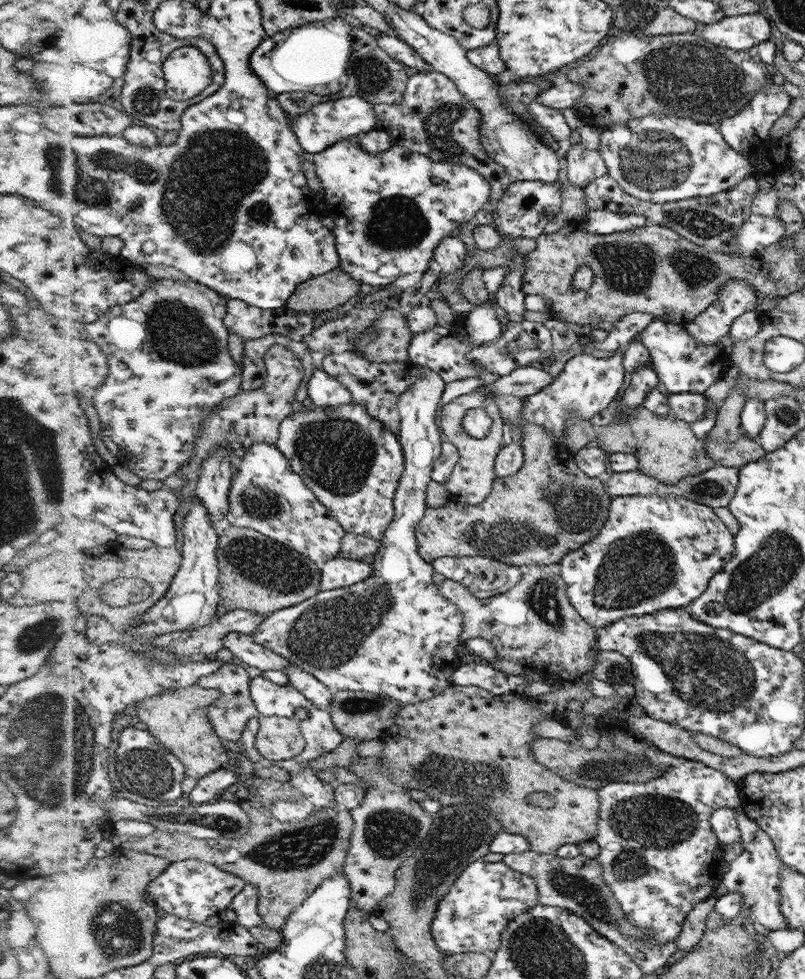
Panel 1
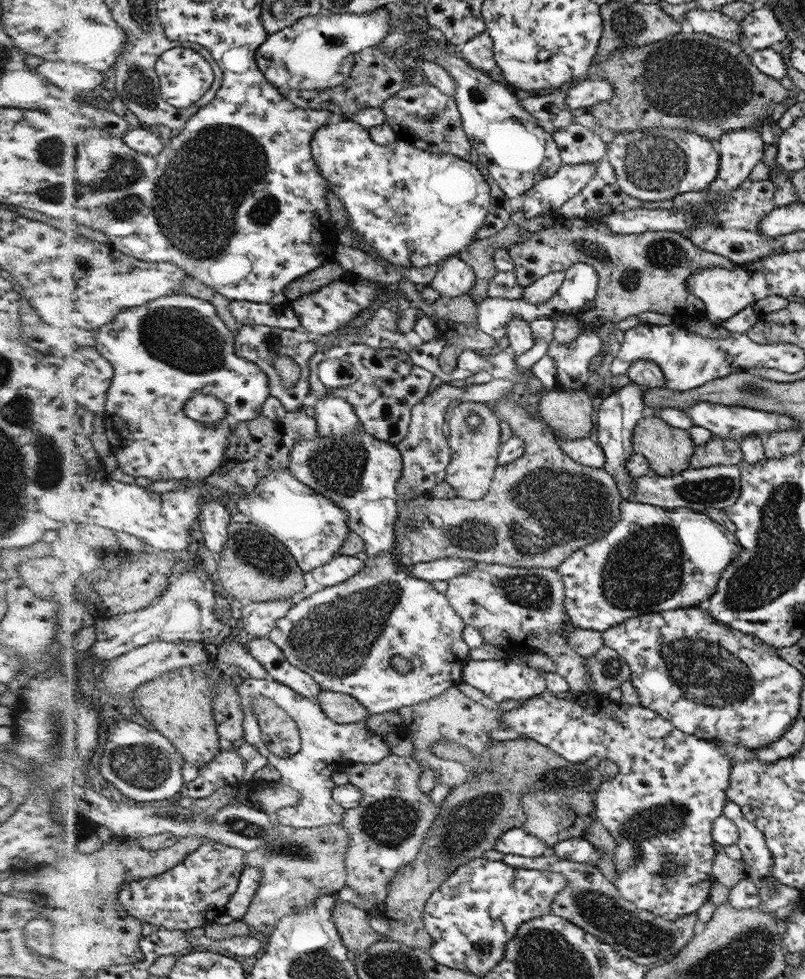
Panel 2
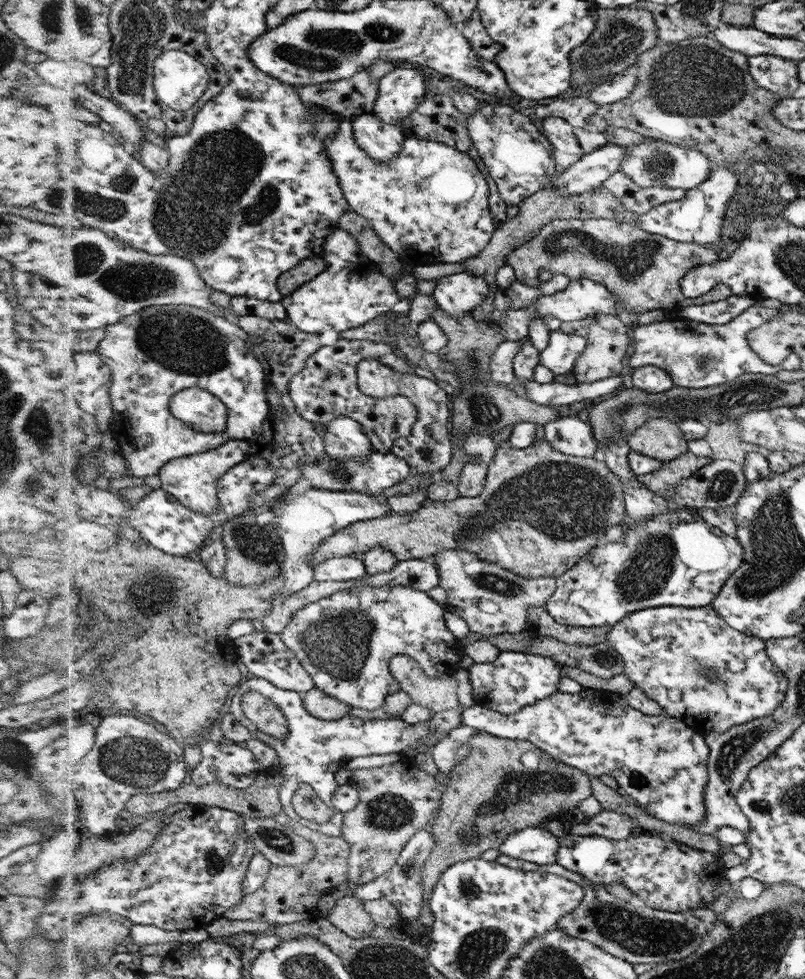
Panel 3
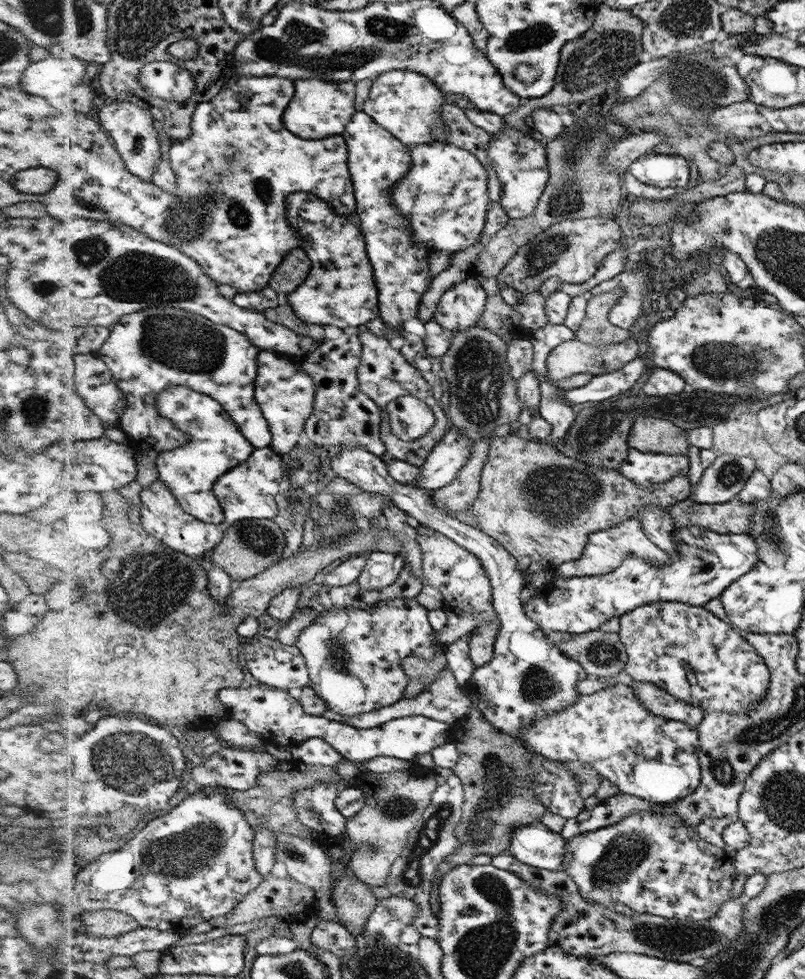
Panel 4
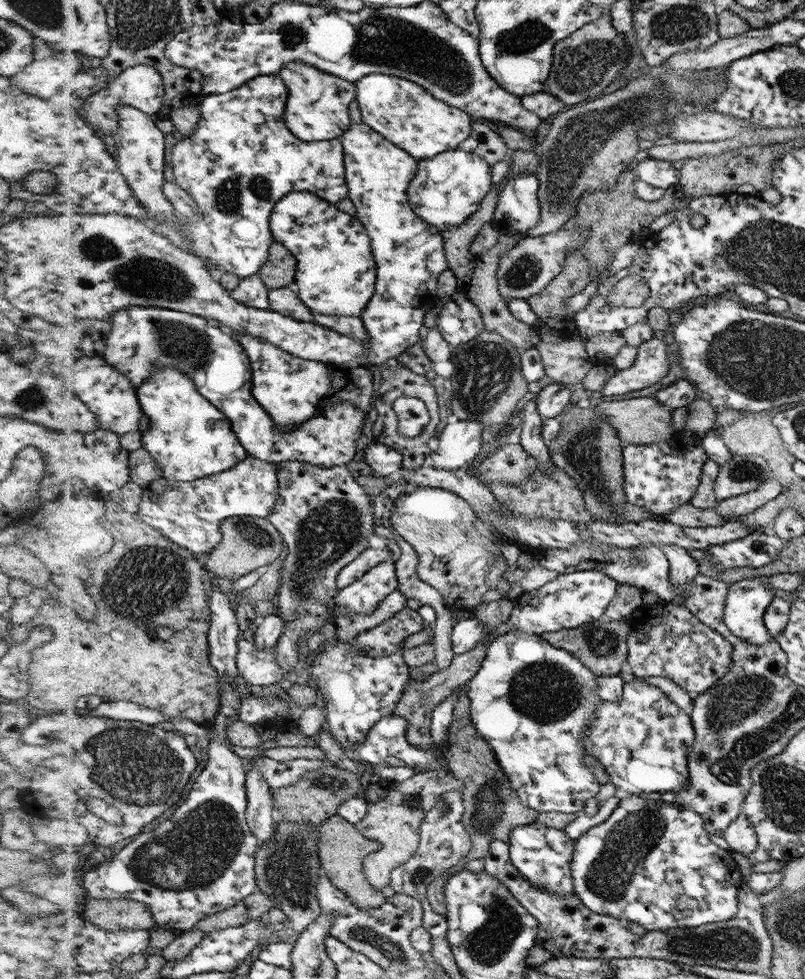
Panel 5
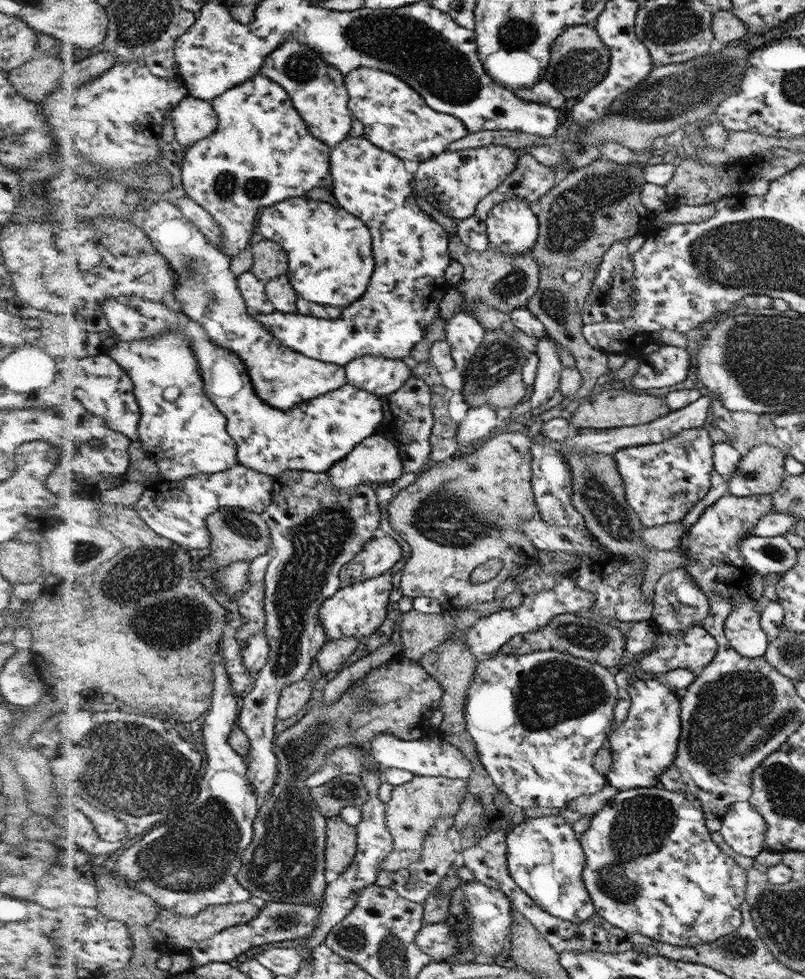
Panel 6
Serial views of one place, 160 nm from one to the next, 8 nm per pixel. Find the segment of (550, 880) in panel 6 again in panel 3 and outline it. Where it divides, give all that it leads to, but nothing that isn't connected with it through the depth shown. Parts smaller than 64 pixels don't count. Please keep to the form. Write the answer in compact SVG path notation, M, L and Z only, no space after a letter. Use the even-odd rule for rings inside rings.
M528 827L515 831L499 846L501 854L536 864L554 864L558 859L559 838L552 831Z

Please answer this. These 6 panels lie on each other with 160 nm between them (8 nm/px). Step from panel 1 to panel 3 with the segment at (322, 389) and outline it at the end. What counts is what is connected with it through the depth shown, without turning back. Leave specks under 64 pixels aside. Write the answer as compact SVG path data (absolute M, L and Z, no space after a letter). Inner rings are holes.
M336 417L330 421L322 431L322 438L327 455L335 460L365 460L373 451L361 424L348 417Z

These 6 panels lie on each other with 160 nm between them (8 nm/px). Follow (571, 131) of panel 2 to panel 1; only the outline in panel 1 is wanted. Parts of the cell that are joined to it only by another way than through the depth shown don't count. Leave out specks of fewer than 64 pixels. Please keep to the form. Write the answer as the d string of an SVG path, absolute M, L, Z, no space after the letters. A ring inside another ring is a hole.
M584 144L570 146L566 154L568 180L576 187L583 188L607 174L607 167L598 150L588 150Z

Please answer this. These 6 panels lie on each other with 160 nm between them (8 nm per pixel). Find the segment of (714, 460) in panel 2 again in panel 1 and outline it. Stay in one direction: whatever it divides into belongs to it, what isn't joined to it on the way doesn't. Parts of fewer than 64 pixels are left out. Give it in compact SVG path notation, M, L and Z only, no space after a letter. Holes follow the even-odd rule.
M743 390L732 391L724 400L716 424L704 440L708 455L715 460L717 466L741 467L756 462L768 453L756 439L749 439L739 432L739 422L745 404Z

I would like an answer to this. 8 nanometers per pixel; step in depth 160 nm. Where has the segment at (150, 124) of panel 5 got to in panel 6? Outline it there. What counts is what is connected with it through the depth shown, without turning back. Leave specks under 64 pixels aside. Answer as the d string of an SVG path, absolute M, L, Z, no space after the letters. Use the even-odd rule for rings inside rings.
M150 196L140 224L154 241L155 247L172 262L172 269L179 274L182 286L178 290L178 295L183 301L183 311L190 315L192 320L200 321L216 344L231 349L242 357L251 371L256 392L268 404L284 412L292 412L298 408L299 404L316 399L320 395L326 395L347 383L346 369L343 365L316 360L290 348L257 319L256 311L251 308L243 295L239 278L236 278L236 274L232 272L232 257L212 243L206 233L183 214L179 206L172 206L170 202L155 200L155 196Z

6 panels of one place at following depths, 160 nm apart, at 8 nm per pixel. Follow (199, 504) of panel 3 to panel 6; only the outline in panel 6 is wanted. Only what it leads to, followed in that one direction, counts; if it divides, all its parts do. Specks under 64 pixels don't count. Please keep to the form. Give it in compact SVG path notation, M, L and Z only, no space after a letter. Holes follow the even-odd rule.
M182 331L164 333L155 339L120 342L111 355L130 373L135 380L135 393L143 410L140 421L140 440L145 444L149 456L161 468L166 480L181 481L203 473L224 472L238 466L239 444L229 431L229 419L220 411L219 406L208 396L207 384L201 369L200 359L195 351L193 340ZM179 388L176 400L168 400L166 392Z

